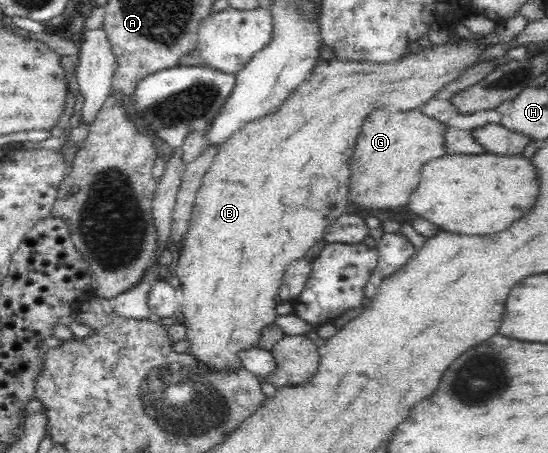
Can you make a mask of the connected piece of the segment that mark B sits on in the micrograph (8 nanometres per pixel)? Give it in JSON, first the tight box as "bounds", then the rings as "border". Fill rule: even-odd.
{"bounds":[175,39,489,374],"border":[[[461,39],[461,43],[449,43],[432,45],[424,48],[417,53],[409,52],[405,59],[397,61],[397,63],[345,63],[345,61],[321,60],[316,64],[313,72],[310,73],[308,79],[299,83],[298,87],[290,93],[289,98],[279,107],[277,111],[270,112],[269,115],[263,115],[253,119],[244,127],[230,136],[230,139],[222,143],[218,147],[217,157],[211,165],[211,169],[205,173],[203,177],[203,185],[197,191],[197,201],[193,207],[193,215],[189,219],[189,231],[185,235],[183,247],[179,245],[179,261],[175,267],[175,275],[181,281],[179,292],[179,304],[177,315],[183,315],[183,325],[187,329],[187,336],[183,340],[189,343],[189,355],[201,362],[201,365],[209,367],[209,370],[215,370],[217,373],[232,374],[243,368],[240,360],[241,353],[245,350],[251,350],[257,347],[257,343],[261,343],[261,334],[264,327],[272,324],[277,319],[277,295],[284,278],[285,270],[291,261],[304,258],[307,251],[319,241],[324,239],[323,233],[327,229],[327,225],[331,221],[335,221],[339,215],[345,213],[347,207],[347,185],[349,185],[349,171],[343,171],[349,167],[349,159],[353,155],[355,149],[355,139],[359,135],[361,125],[365,118],[377,108],[399,109],[401,111],[411,111],[411,109],[419,109],[423,104],[432,98],[436,98],[437,93],[443,90],[448,83],[457,80],[468,68],[479,62],[480,54],[489,45],[479,44],[476,40]]]}

